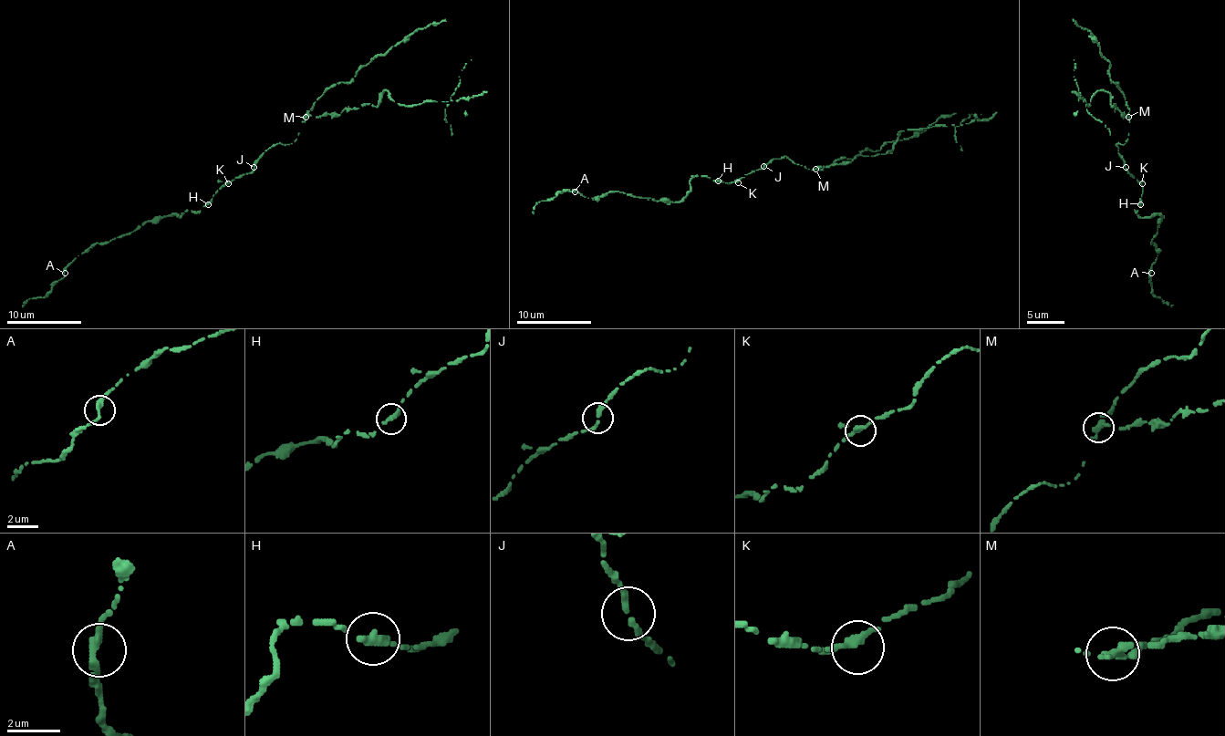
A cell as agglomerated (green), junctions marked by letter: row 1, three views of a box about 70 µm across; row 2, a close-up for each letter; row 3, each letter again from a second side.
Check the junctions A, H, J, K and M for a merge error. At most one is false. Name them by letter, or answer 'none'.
M

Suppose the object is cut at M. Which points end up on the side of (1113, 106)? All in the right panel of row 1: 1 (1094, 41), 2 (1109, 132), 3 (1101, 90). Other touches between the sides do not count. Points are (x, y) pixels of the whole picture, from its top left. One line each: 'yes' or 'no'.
1: no
2: yes
3: yes

